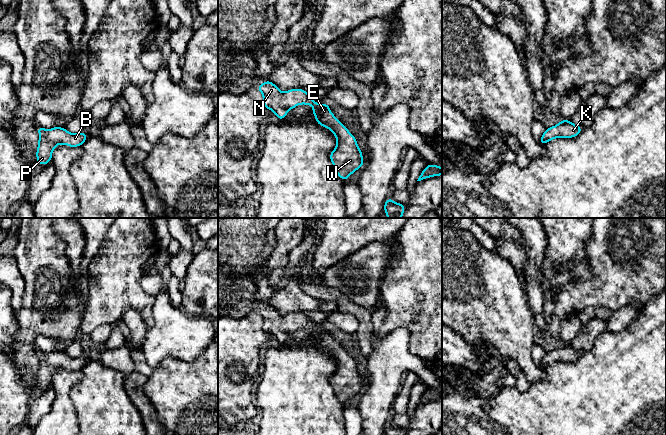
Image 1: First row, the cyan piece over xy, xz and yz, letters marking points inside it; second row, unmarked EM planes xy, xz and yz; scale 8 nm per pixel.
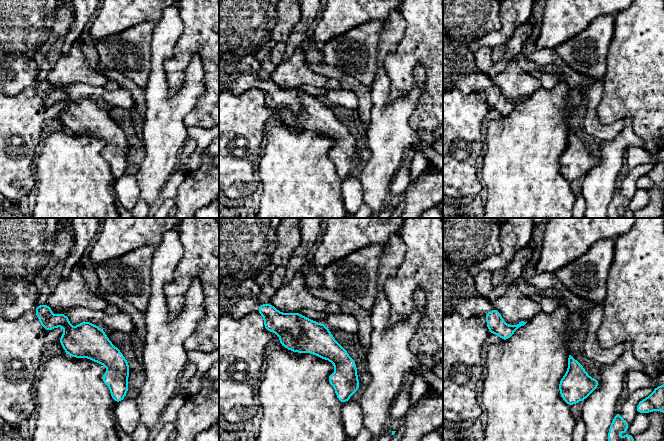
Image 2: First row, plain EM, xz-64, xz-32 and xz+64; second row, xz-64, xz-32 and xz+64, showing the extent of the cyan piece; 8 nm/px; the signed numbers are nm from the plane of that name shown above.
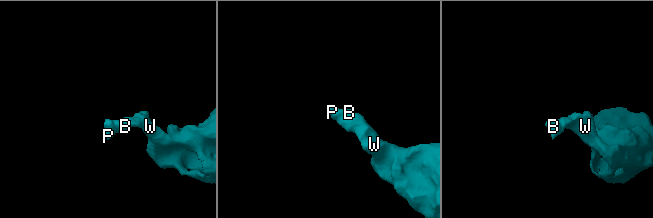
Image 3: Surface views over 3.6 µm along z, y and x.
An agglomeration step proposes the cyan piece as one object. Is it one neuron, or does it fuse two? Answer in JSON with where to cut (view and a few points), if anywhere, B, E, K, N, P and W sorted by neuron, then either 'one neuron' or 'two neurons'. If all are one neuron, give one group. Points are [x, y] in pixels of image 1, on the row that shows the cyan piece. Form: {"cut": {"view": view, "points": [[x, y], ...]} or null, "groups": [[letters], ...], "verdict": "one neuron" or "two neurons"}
{"cut": null, "groups": [["B", "E", "K", "N", "P", "W"]], "verdict": "one neuron"}

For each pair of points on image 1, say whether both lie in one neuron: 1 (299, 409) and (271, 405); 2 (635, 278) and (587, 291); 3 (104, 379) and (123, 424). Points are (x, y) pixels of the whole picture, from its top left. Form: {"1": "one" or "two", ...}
{"1": "one", "2": "one", "3": "one"}

